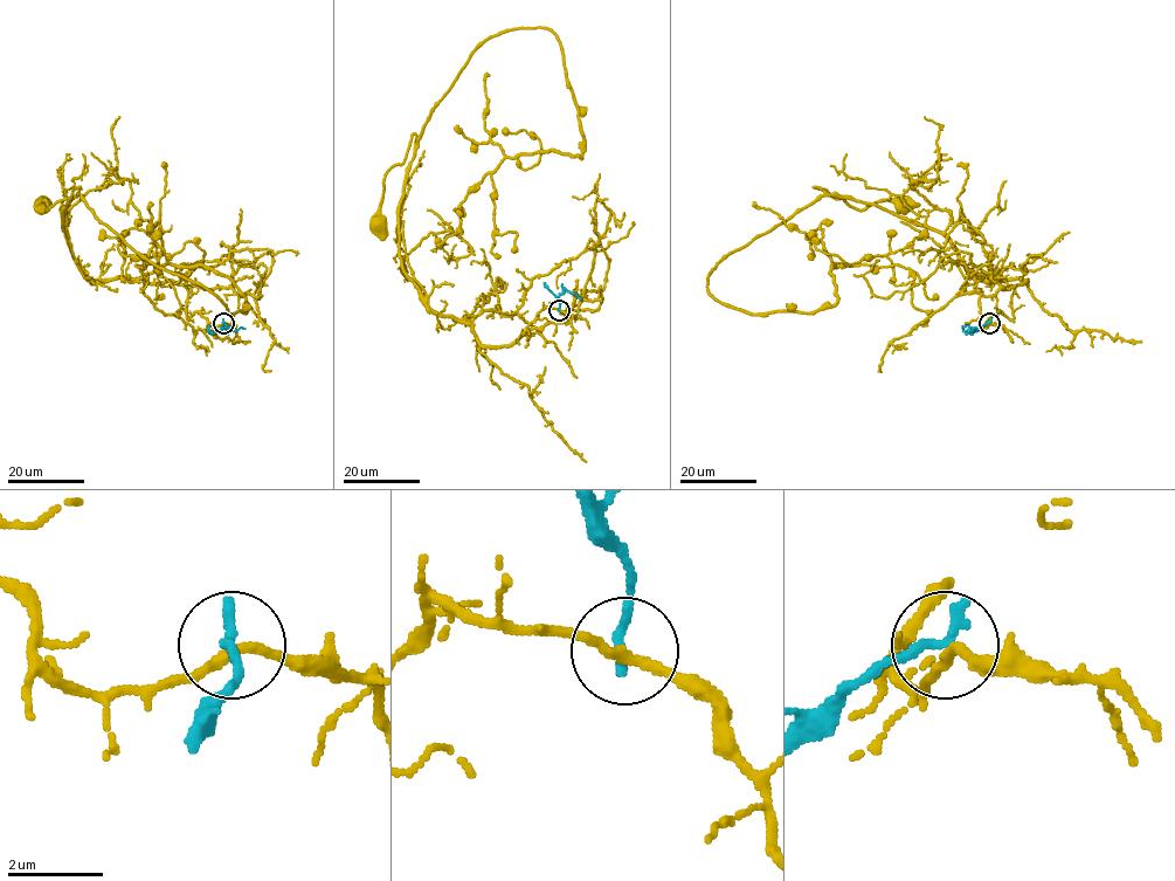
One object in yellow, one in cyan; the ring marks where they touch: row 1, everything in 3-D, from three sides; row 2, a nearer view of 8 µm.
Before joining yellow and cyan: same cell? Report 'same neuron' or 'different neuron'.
different neuron

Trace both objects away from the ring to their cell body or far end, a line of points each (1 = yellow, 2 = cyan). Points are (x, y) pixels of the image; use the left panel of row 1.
1: (223, 322), (187, 319), (172, 281), (90, 280), (63, 229), (80, 187), (42, 205)
2: (223, 322), (221, 328), (244, 329)

